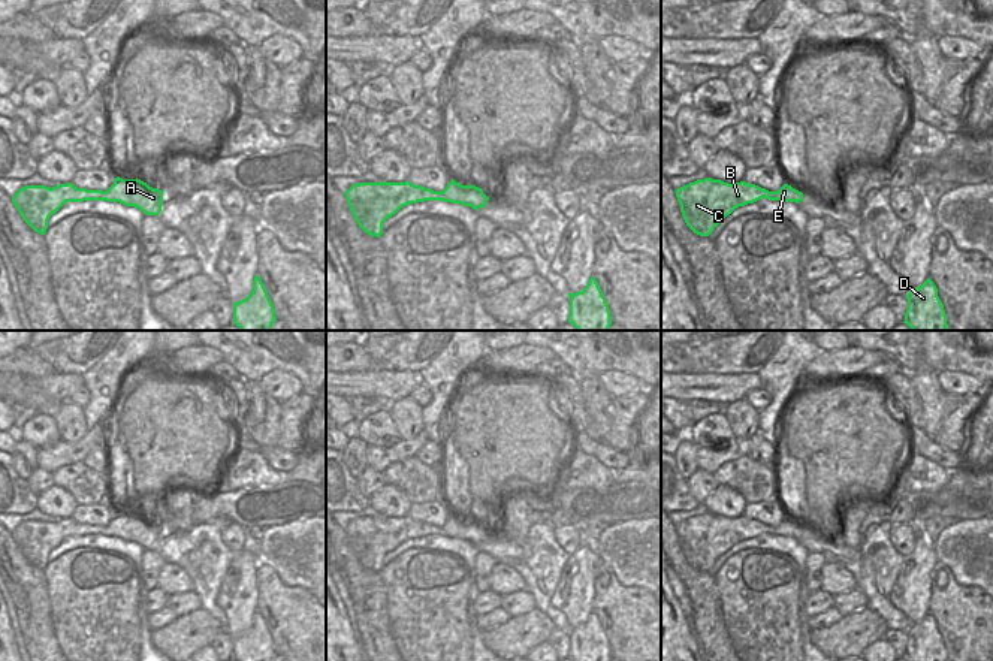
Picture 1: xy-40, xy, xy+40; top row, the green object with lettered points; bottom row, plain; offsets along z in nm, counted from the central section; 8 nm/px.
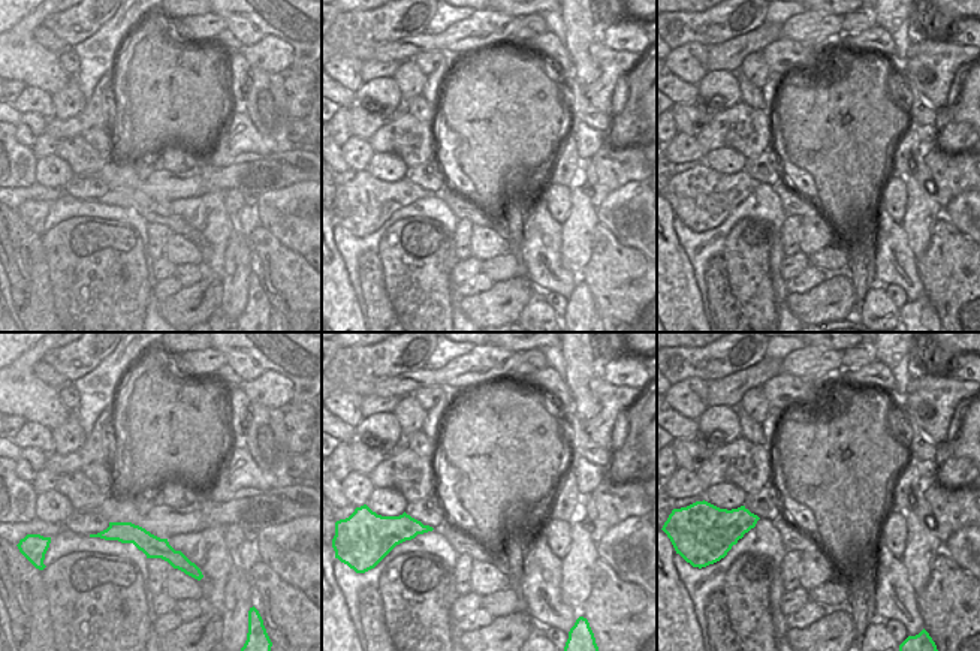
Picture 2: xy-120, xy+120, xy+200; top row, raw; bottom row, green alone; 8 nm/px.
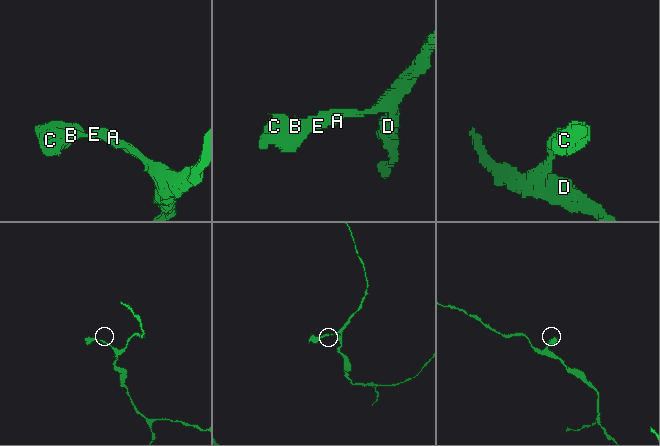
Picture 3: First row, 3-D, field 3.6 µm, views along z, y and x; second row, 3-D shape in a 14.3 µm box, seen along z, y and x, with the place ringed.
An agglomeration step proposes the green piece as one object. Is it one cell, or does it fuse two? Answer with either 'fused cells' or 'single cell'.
single cell

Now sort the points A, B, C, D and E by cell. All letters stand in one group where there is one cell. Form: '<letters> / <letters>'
A B C D E

